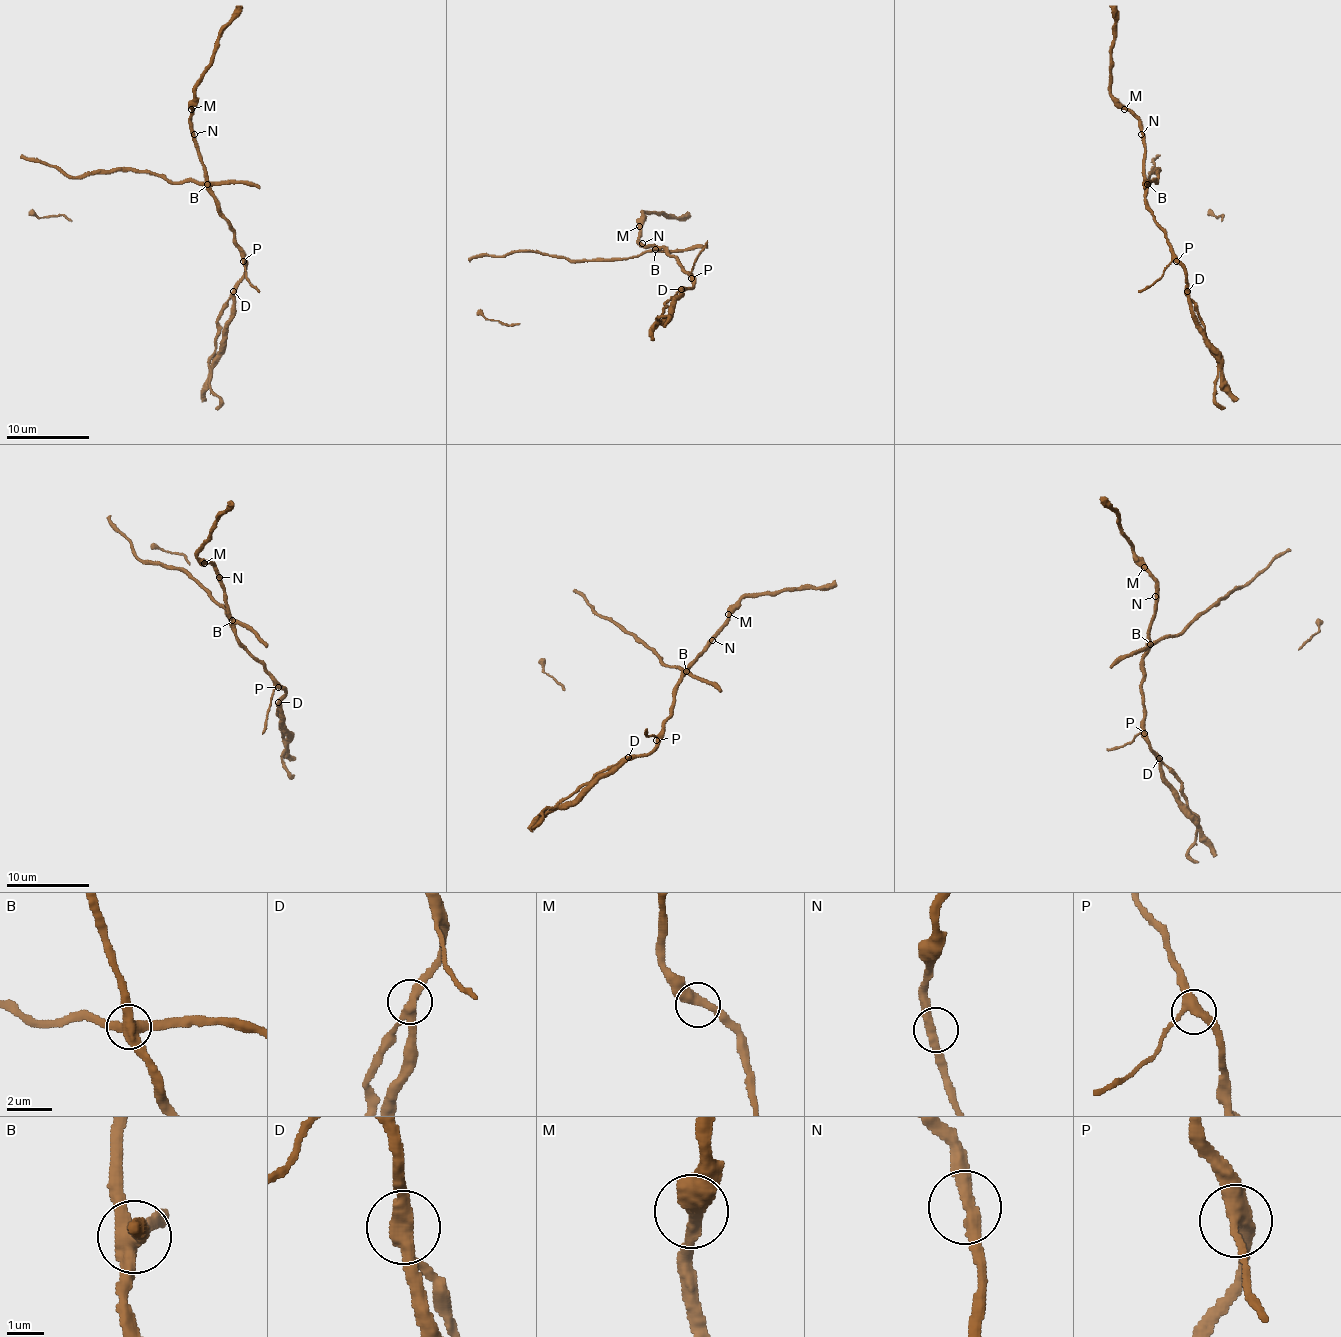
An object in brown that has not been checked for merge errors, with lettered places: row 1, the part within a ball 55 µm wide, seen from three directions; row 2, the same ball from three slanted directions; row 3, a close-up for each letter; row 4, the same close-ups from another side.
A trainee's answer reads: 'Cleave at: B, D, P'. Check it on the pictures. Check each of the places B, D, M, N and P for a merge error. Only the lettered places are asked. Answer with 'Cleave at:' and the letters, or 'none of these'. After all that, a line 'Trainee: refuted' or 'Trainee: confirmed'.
Cleave at: B, D
Trainee: refuted

